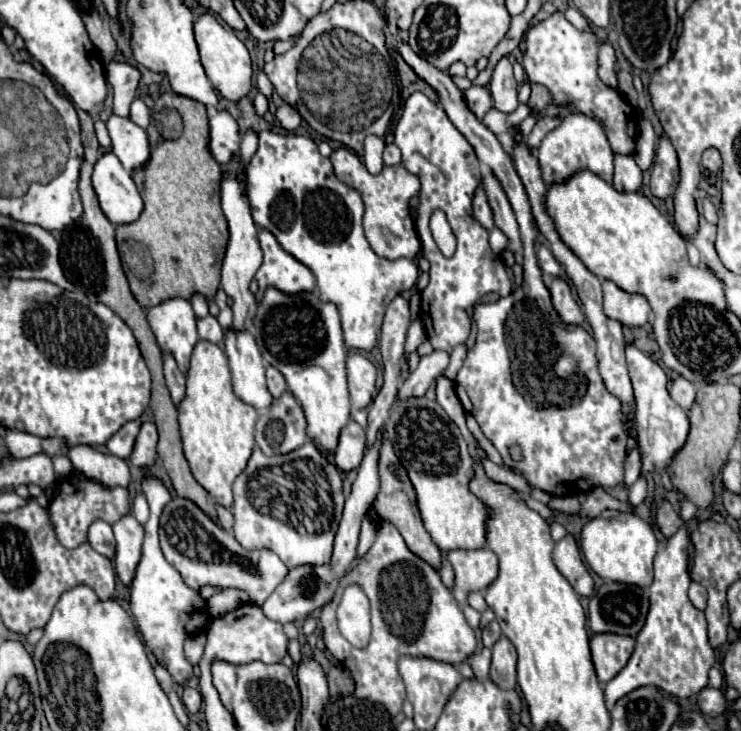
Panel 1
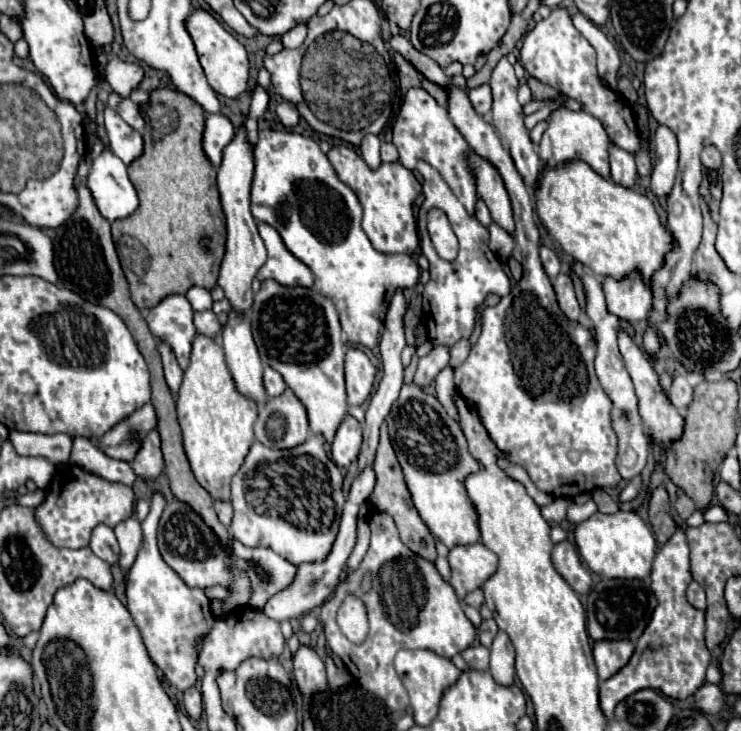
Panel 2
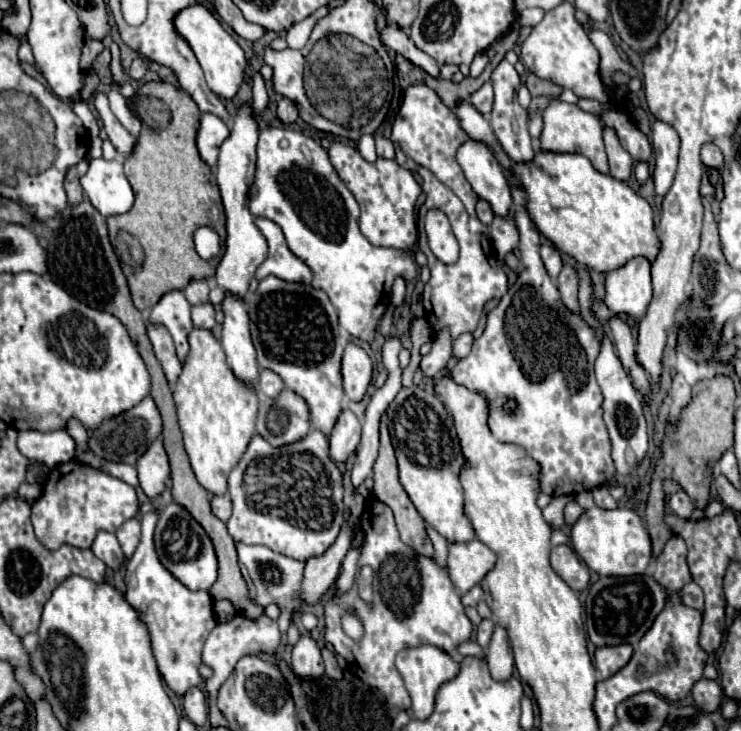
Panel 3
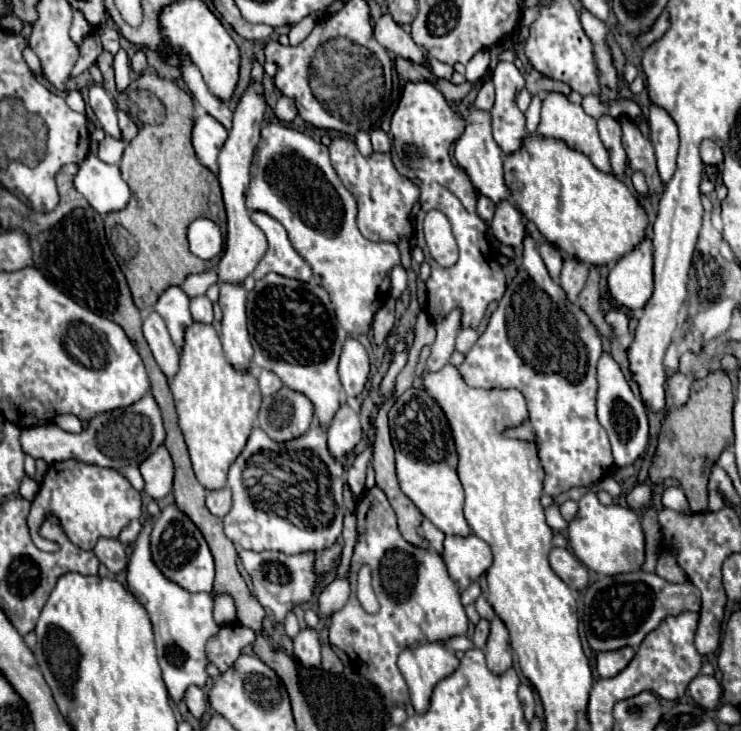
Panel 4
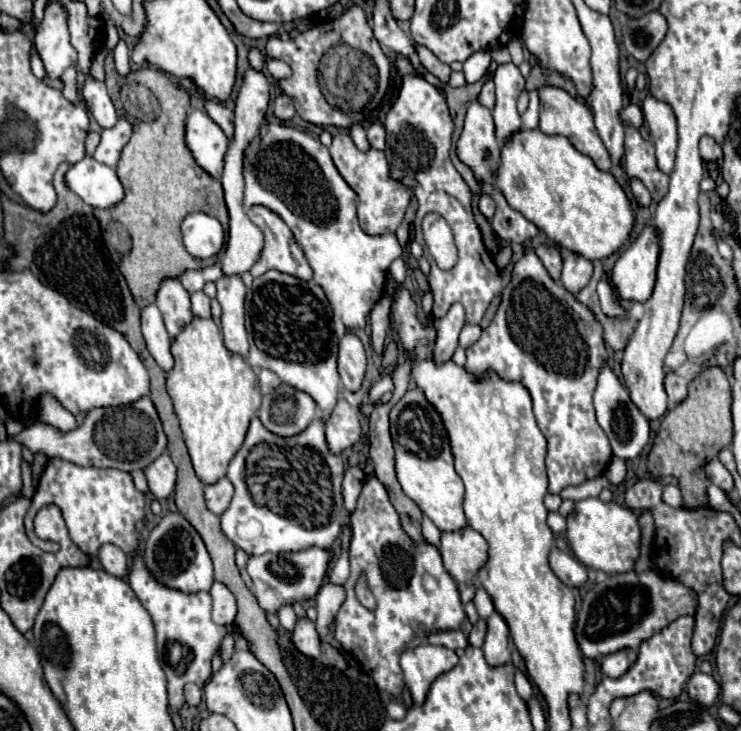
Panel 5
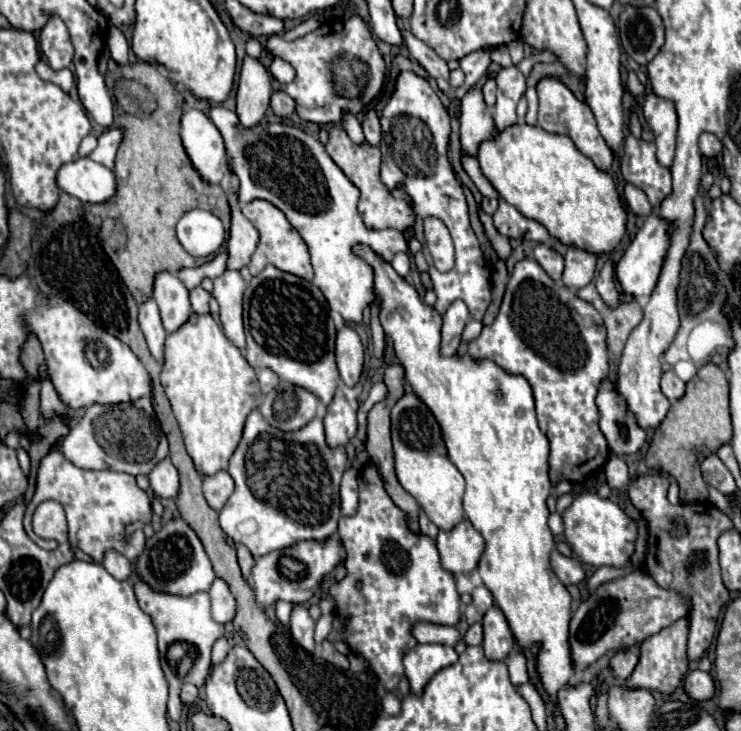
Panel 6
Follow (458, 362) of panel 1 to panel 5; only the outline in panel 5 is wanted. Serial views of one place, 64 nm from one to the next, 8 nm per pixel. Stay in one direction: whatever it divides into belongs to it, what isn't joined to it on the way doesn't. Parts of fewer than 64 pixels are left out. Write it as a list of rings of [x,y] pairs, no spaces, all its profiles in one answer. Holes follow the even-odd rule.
[[[466,324],[460,332],[460,346],[462,348],[468,348],[470,344],[474,344],[478,338],[480,338],[480,332],[482,328],[480,326],[474,326],[474,324]]]

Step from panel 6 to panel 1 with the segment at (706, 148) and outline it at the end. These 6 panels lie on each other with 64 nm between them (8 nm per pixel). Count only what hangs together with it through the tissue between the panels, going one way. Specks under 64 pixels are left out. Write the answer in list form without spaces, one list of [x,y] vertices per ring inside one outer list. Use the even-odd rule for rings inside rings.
[[[708,148],[704,154],[702,154],[702,166],[710,172],[718,172],[720,166],[722,166],[722,158],[720,158],[720,152],[716,148]]]

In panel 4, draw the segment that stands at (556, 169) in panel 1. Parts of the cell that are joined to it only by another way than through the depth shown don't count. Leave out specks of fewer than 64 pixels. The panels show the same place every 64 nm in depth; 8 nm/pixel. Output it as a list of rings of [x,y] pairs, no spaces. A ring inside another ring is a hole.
[[[548,92],[542,100],[542,120],[538,126],[538,134],[544,138],[558,138],[564,140],[570,148],[586,154],[592,164],[602,170],[602,172],[610,172],[610,160],[608,160],[608,152],[598,136],[596,130],[596,120],[592,116],[588,116],[584,112],[584,108],[580,104],[572,104],[564,94],[560,92]]]

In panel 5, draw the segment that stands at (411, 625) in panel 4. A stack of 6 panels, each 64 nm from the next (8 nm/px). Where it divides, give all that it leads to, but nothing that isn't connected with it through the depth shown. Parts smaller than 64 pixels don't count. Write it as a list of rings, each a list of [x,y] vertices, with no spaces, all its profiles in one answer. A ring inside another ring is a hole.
[[[376,476],[364,482],[358,506],[350,516],[350,534],[350,578],[344,582],[346,600],[334,620],[334,638],[362,664],[380,690],[400,698],[404,686],[400,668],[402,652],[422,642],[424,632],[460,628],[466,618],[458,586],[444,570],[438,548],[430,542],[414,542],[404,532],[400,516]],[[360,574],[366,574],[370,592],[376,598],[374,610],[364,608],[356,598],[354,584]]]

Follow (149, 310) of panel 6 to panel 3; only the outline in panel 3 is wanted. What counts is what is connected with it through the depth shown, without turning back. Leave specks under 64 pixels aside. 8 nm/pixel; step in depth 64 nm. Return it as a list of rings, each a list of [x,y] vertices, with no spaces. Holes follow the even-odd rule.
[[[146,324],[146,334],[154,346],[154,354],[168,378],[170,384],[176,384],[178,376],[180,376],[180,360],[176,356],[176,350],[174,350],[174,342],[172,342],[172,336],[168,334],[168,330],[162,326],[162,324]]]

